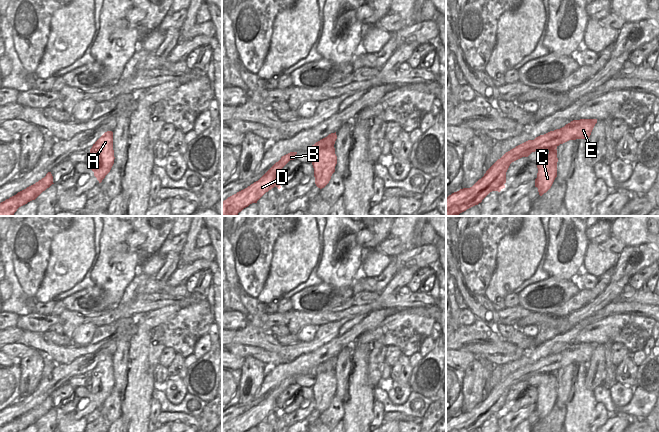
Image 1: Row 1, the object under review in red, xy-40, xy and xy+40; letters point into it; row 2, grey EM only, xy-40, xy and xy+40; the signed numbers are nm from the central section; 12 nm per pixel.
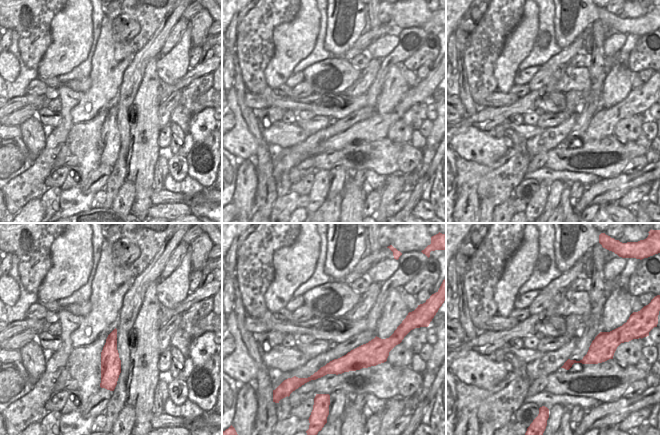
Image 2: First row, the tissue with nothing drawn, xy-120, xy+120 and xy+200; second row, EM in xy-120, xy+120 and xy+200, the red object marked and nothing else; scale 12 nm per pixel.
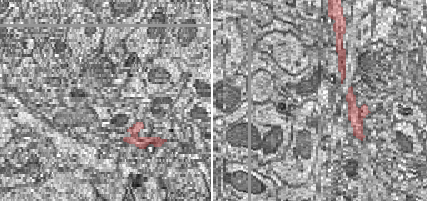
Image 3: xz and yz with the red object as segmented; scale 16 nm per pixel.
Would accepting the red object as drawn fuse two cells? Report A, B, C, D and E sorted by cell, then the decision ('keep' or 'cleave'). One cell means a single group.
groups A C / B D E; cleave

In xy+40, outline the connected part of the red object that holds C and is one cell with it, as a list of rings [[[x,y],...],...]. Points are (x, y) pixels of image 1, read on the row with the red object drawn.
[[[559,140],[551,142],[552,149],[549,149],[549,154],[545,159],[537,163],[538,173],[535,179],[535,187],[538,188],[539,195],[542,196],[552,186],[555,178],[557,177],[557,150],[555,149],[560,145]]]

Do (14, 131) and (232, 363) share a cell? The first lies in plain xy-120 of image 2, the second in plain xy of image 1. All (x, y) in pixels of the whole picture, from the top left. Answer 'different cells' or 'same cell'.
different cells

